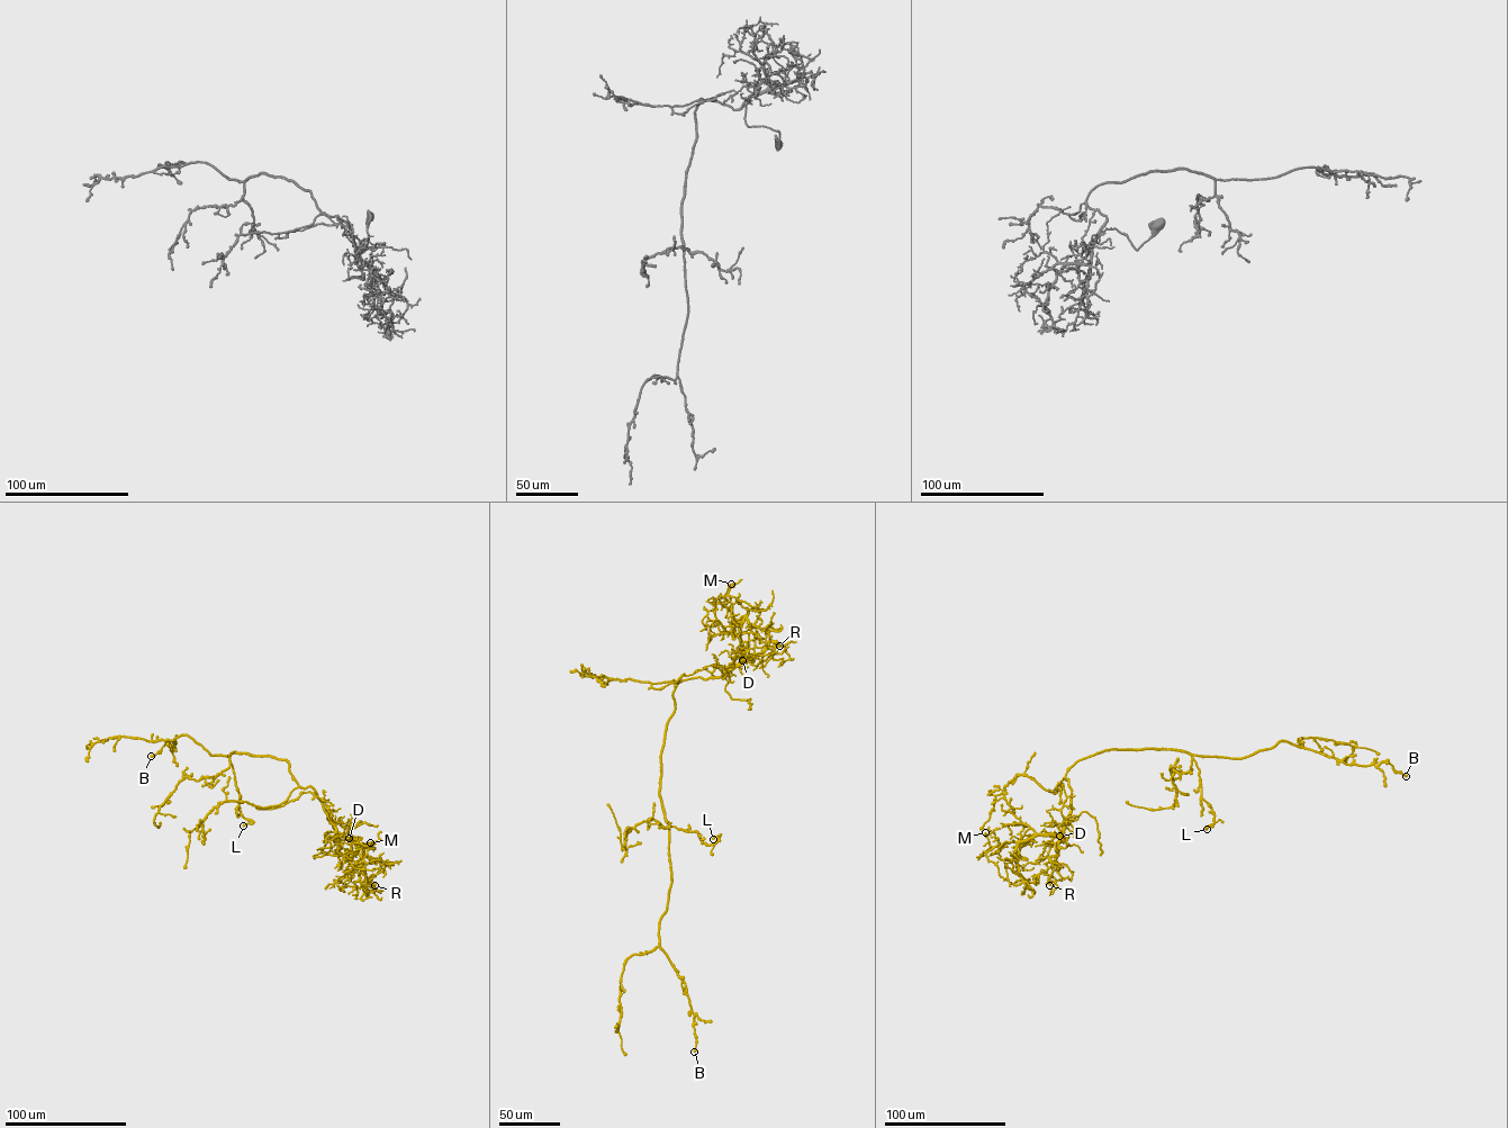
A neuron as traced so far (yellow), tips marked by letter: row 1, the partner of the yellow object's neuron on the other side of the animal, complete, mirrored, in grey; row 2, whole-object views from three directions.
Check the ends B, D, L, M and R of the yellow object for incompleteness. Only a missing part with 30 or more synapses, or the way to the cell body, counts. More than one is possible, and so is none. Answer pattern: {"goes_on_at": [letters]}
{"goes_on_at": []}

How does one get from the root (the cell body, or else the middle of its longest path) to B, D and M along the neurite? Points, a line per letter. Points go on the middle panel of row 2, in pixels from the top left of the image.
B: (660, 777), (671, 880), (667, 910), (660, 921), (660, 946), (686, 986), (694, 1018), (694, 1052)
D: (660, 777), (661, 748), (666, 724), (675, 711), (675, 686), (687, 679), (718, 677), (742, 660)
M: (660, 777), (675, 686), (687, 679), (722, 676), (742, 659), (738, 622), (719, 599), (731, 584)

